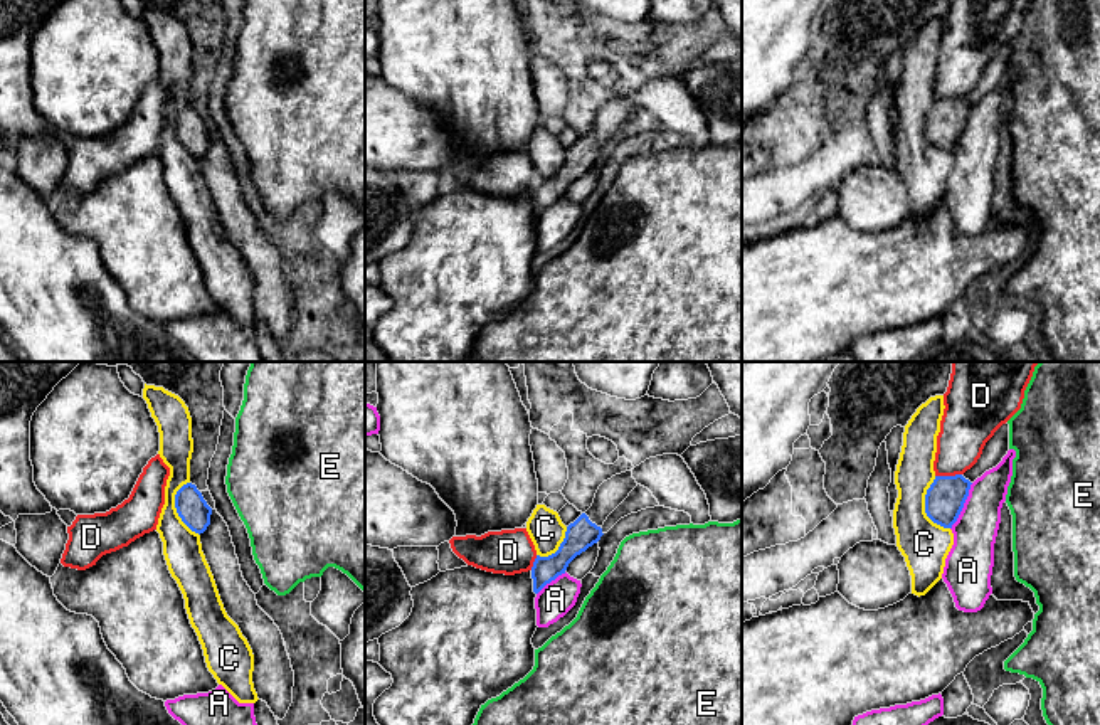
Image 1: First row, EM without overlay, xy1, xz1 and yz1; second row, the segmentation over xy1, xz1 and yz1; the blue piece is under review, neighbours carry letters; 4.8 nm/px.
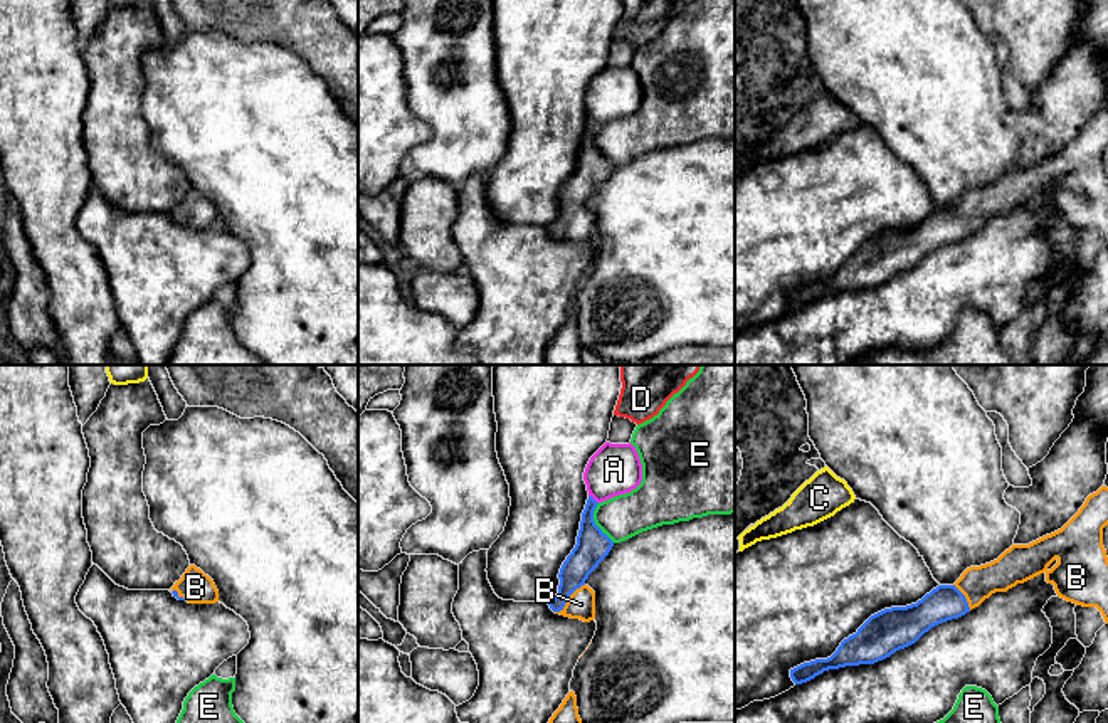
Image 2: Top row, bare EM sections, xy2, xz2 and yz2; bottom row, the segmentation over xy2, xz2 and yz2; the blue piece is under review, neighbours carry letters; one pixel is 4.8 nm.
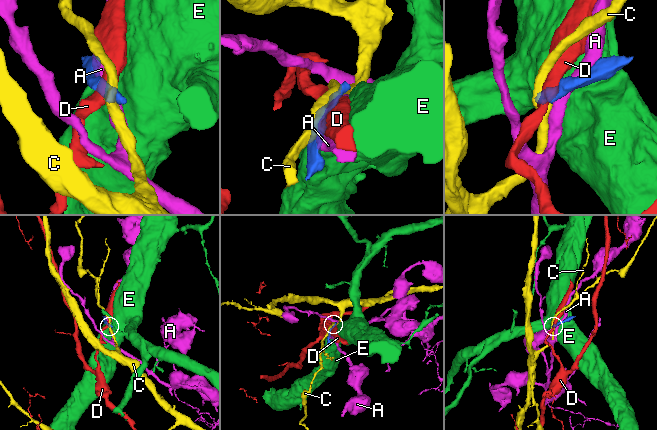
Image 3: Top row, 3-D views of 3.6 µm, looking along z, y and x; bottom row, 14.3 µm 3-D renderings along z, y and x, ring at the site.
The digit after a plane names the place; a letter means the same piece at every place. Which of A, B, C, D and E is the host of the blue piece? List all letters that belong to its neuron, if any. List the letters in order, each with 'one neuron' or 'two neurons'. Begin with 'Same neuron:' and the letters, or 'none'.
Same neuron: B
A: two neurons
B: one neuron
C: two neurons
D: two neurons
E: two neurons

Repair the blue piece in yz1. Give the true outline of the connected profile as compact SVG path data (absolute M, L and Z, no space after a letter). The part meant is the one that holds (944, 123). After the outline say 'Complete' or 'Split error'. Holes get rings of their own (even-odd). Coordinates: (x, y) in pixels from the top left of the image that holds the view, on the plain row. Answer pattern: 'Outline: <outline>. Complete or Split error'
Outline: M962 98L935 99L925 118L927 140L944 151L952 151L969 119L970 108Z. Complete

